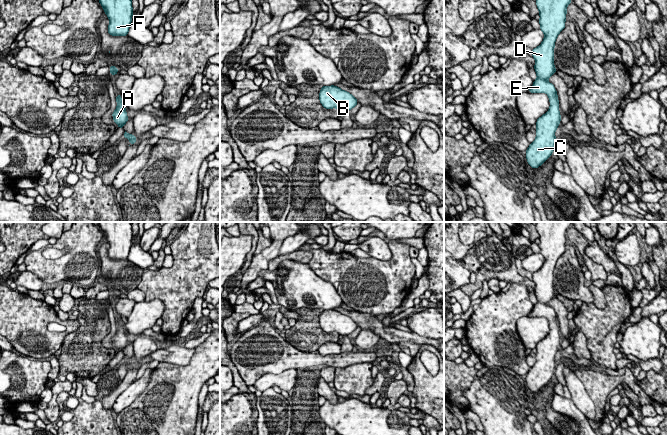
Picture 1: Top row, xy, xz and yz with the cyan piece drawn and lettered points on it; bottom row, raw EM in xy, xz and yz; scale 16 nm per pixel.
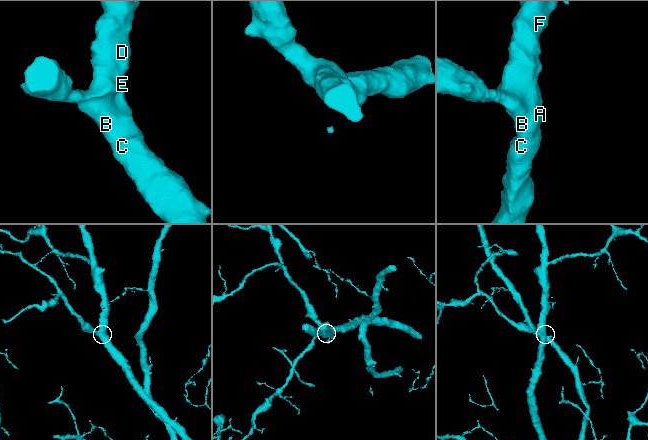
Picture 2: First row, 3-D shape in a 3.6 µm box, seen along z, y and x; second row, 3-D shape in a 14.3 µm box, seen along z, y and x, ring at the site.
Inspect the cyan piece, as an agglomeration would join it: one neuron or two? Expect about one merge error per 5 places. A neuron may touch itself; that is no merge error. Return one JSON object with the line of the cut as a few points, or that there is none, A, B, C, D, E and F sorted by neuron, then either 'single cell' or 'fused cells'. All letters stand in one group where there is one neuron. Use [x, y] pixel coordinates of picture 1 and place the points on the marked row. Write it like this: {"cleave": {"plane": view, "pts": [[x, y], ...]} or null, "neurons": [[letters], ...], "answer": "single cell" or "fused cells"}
{"cleave": null, "neurons": [["A", "B", "C", "D", "E", "F"]], "answer": "single cell"}

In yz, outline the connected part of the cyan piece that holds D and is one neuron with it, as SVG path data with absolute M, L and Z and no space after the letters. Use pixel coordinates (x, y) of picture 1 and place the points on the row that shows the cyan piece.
M536 0L540 19L540 30L544 33L542 43L532 49L535 59L537 79L528 90L531 93L546 93L549 97L549 110L539 117L536 122L536 138L526 150L528 164L536 169L542 165L555 150L555 131L558 128L561 116L559 101L554 85L547 80L556 72L554 66L554 47L559 33L565 28L567 6L571 0Z

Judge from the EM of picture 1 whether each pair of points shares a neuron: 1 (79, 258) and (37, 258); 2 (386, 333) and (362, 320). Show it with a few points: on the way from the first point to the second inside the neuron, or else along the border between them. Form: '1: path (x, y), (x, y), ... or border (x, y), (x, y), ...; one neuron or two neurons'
1: path (69, 265), (47, 265); one neuron
2: path (380, 329), (368, 321); one neuron

